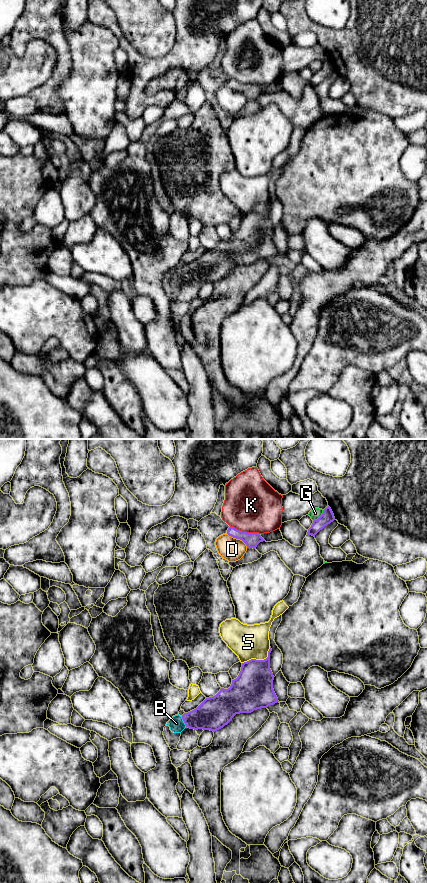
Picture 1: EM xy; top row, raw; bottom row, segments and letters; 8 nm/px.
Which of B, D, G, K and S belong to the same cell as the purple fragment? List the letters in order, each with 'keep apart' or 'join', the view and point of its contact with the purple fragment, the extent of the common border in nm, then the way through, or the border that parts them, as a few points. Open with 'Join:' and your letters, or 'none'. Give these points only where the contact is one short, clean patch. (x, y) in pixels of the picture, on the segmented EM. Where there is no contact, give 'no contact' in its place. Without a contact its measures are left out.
Join: B
B: join; contact xy (183, 720); length 100 nm; way xy (213, 713), (193, 720), (183, 720), (176, 723)
D: keep apart; contact xy (238, 538); length 200 nm
G: keep apart; contact xy (320, 516); length 130 nm
K: keep apart; contact xy (245, 532); length 240 nm
S: keep apart; contact xy (259, 660); length 260 nm; border xy (270, 647), (265, 658), (249, 659), (242, 663)

